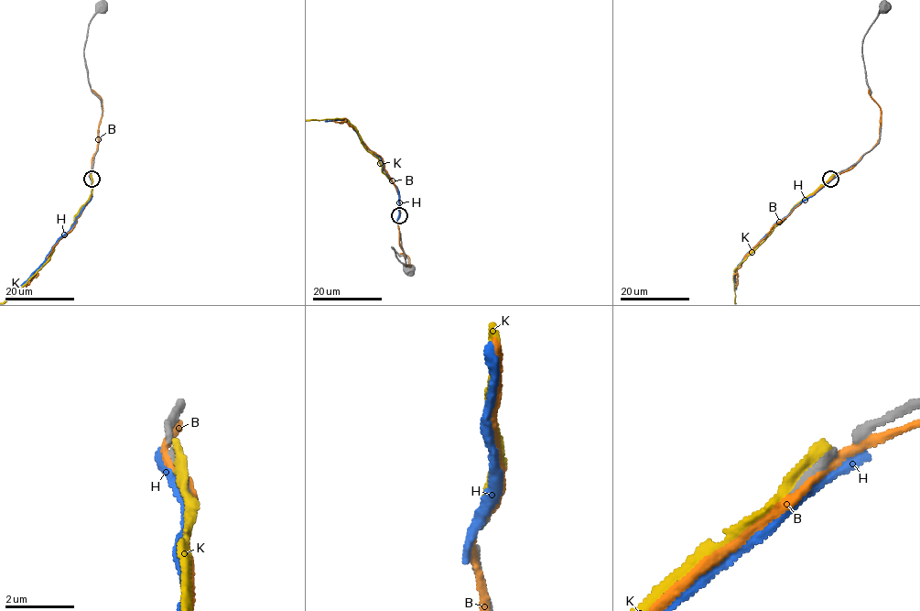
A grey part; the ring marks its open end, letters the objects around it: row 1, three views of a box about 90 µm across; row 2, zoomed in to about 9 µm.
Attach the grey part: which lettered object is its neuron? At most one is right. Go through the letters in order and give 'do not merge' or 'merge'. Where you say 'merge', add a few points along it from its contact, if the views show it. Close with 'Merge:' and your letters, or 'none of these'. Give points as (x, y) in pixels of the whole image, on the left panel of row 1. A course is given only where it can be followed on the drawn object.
B: do not merge
H: do not merge
K: do not merge
Merge: none of these

